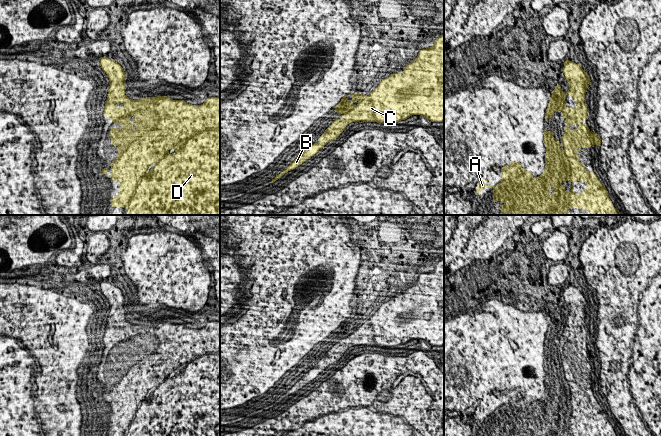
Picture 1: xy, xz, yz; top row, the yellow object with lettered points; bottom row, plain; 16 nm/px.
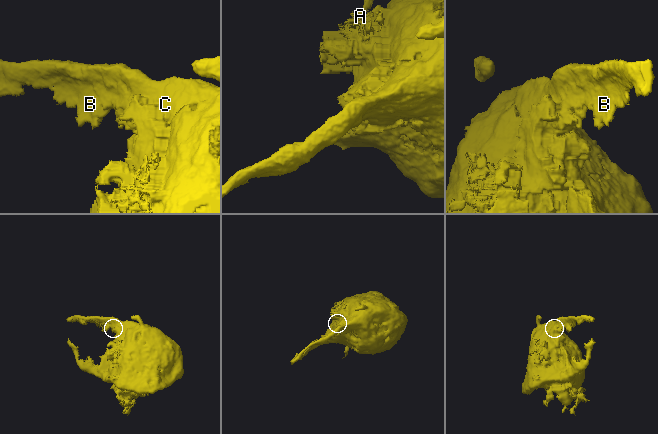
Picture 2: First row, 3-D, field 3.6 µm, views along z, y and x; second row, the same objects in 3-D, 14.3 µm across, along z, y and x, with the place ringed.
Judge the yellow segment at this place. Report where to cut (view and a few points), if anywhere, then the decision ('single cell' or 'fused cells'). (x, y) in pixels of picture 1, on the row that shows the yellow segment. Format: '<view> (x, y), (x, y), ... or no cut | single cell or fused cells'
no cut | single cell

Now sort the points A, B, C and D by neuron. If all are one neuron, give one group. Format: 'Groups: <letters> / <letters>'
Groups: A B C D

